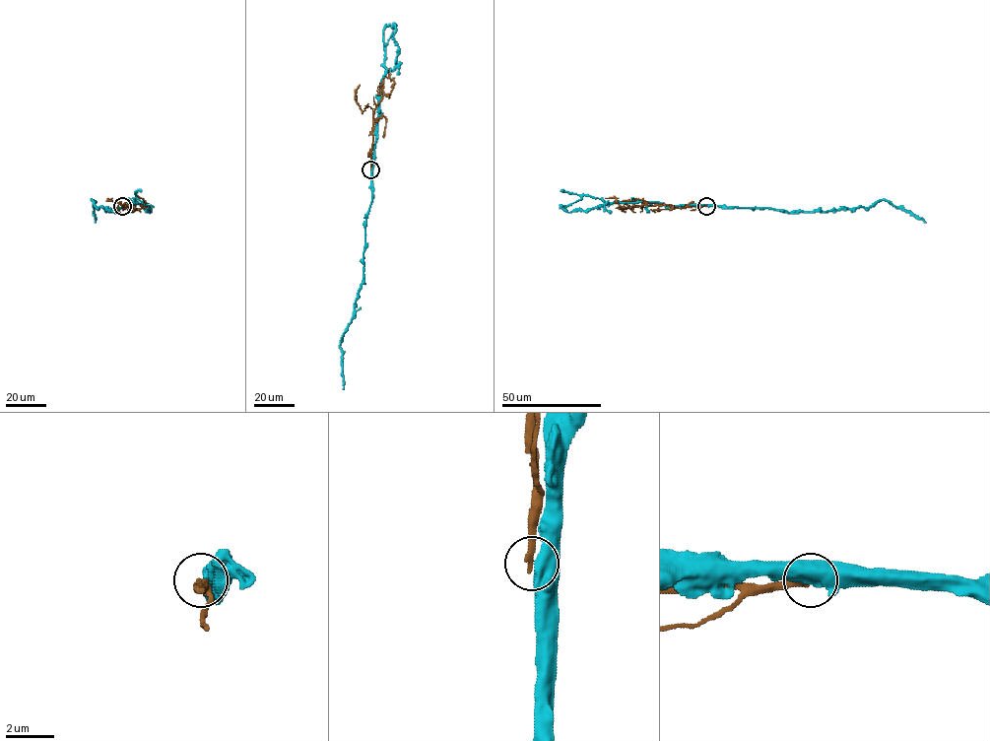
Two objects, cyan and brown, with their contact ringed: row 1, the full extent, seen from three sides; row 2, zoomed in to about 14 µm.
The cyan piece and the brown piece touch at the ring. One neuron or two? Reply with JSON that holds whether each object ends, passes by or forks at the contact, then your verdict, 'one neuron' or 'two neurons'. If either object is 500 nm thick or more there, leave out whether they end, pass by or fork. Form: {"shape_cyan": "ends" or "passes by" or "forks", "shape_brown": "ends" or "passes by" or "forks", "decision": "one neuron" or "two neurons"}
{"decision": "two neurons"}

